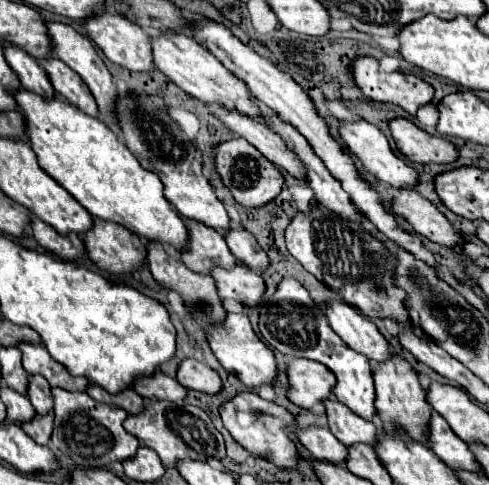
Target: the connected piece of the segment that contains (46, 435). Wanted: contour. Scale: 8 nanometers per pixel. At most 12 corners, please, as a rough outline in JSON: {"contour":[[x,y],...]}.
{"contour":[[54,414],[36,416],[22,430],[38,444],[48,444]]}

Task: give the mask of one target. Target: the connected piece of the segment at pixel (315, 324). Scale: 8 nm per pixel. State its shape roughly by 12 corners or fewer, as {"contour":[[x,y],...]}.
{"contour":[[298,280],[258,306],[260,336],[338,380],[336,398],[376,422],[366,356],[336,336]]}

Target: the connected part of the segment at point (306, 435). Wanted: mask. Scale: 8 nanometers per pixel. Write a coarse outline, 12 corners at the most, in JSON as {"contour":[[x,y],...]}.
{"contour":[[322,426],[296,430],[316,458],[346,466],[348,448]]}

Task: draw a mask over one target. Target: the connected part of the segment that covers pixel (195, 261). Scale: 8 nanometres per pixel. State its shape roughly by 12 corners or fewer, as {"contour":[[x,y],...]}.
{"contour":[[186,220],[190,252],[182,262],[194,272],[232,270],[238,260],[224,236]]}

